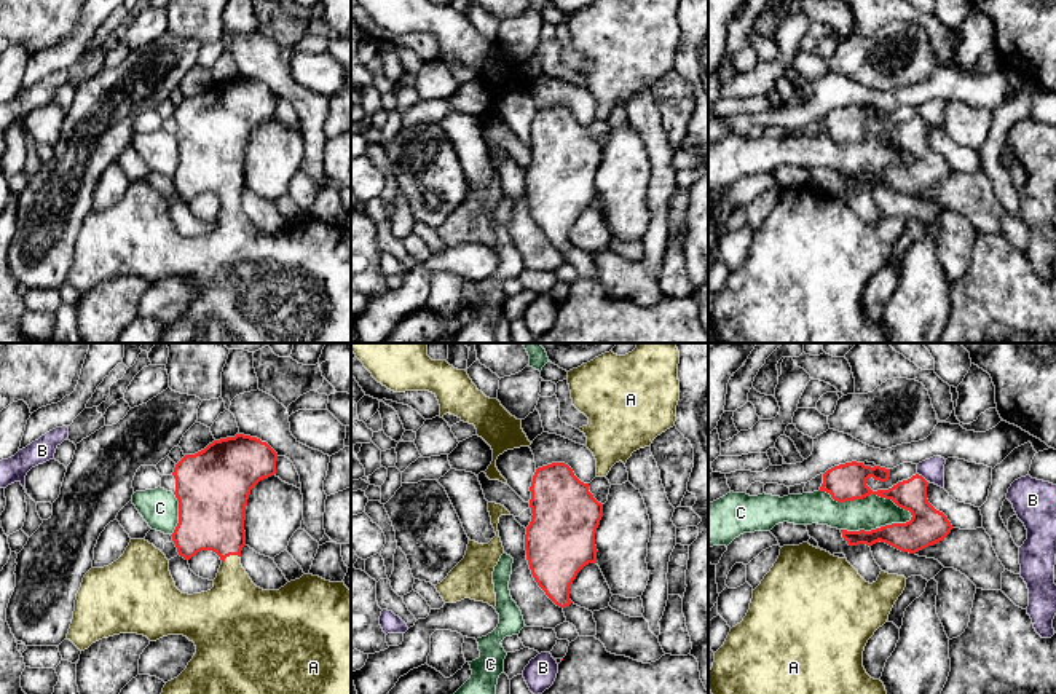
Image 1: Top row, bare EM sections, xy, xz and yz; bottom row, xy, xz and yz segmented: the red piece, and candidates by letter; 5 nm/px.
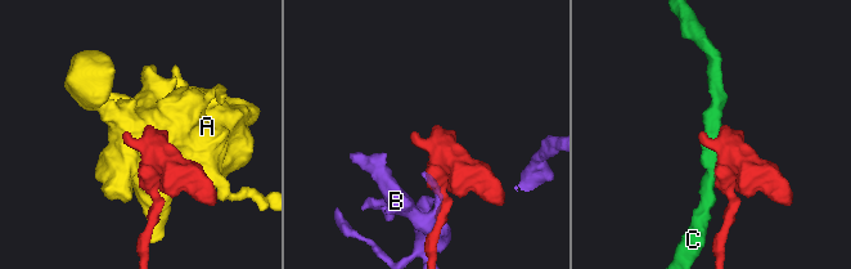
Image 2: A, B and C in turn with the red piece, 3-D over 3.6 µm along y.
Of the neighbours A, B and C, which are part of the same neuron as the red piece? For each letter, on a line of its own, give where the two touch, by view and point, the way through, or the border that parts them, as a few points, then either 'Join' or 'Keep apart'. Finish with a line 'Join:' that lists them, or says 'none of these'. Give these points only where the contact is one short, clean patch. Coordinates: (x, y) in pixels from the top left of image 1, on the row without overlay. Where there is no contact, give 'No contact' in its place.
A: Touches red at xy (230, 197). Path across: xy (212, 150), (230, 197), (235, 246). Join
B: Touches red at yz (922, 120). Keep apart
C: Touches red at yz (866, 138). Keep apart
Join: A

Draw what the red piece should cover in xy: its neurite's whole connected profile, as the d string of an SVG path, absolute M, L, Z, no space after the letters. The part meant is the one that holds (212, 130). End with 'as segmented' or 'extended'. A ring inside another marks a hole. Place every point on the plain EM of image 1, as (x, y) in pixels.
M244 77L185 97L172 115L179 166L171 179L185 203L201 193L220 199L214 230L182 236L166 198L145 182L131 182L116 204L85 217L67 282L85 294L120 276L144 278L150 284L187 279L196 295L187 311L164 327L160 343L351 343L351 233L345 225L303 217L279 233L263 233L241 207L250 132L276 116L276 104L278 96L266 85Z; extended

